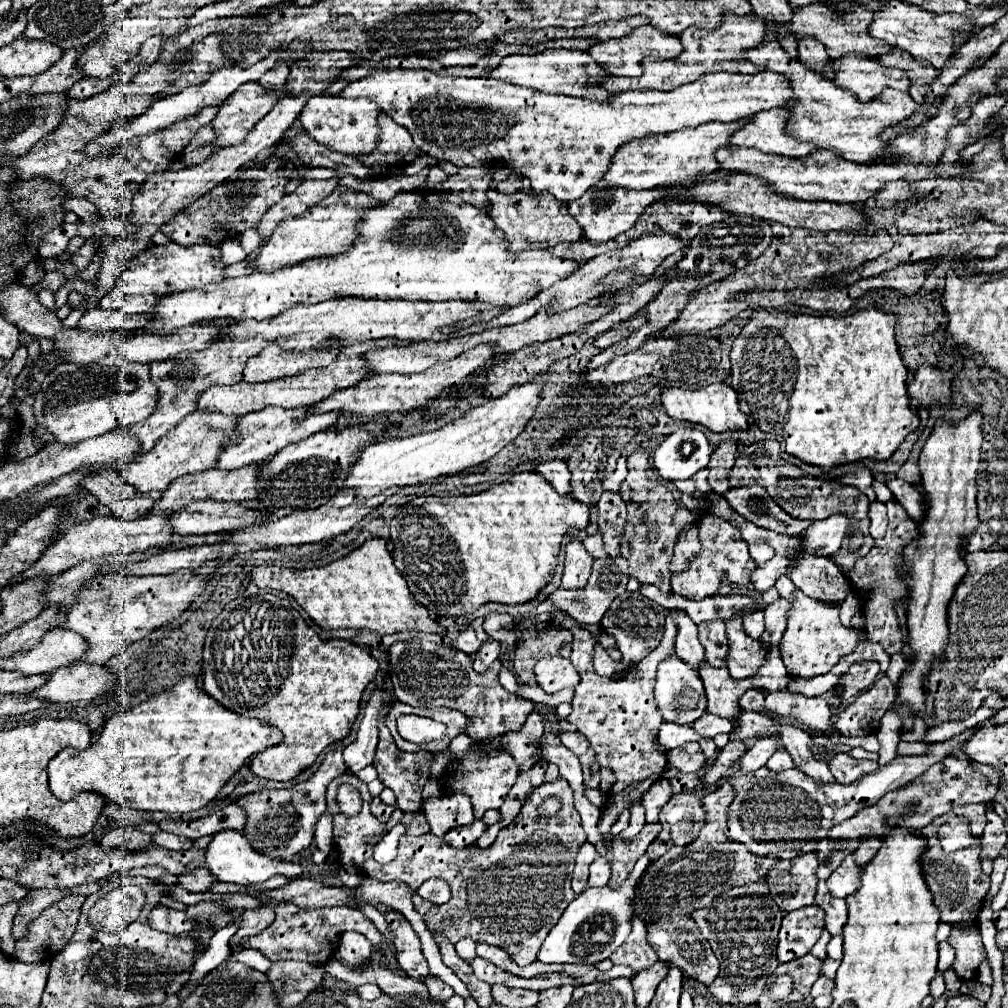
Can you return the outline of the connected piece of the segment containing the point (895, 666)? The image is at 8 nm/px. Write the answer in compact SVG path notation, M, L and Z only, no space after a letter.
M894 654L890 659L889 669L886 675L889 677L895 688L899 686L901 674L906 670L907 662L903 654Z

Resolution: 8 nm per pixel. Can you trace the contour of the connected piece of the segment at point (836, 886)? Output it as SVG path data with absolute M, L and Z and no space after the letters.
M847 854L843 864L827 880L829 892L837 898L845 898L845 896L853 894L859 888L859 870L861 868L855 864L853 854Z

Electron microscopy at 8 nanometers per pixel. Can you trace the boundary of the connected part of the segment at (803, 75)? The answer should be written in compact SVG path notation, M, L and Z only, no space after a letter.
M763 42L757 48L745 52L745 58L753 62L757 68L775 70L787 80L791 80L791 88L795 92L795 104L787 108L791 114L787 120L787 134L795 136L795 140L819 144L819 148L831 150L851 162L875 162L879 156L885 156L887 144L879 140L879 132L895 122L905 120L913 112L925 112L921 104L917 104L909 92L889 90L875 100L861 102L853 92L837 88L829 78L805 68L799 60L791 58L781 44L777 42Z

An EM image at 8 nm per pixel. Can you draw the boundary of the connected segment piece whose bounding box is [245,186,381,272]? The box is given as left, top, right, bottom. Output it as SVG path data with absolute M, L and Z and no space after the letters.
M337 186L325 200L315 204L305 216L289 216L279 222L269 240L261 246L261 254L255 258L245 258L245 264L251 264L255 272L273 272L287 264L295 264L309 258L325 258L345 252L355 240L355 224L361 218L363 208L381 204L361 192L355 192L347 186Z

